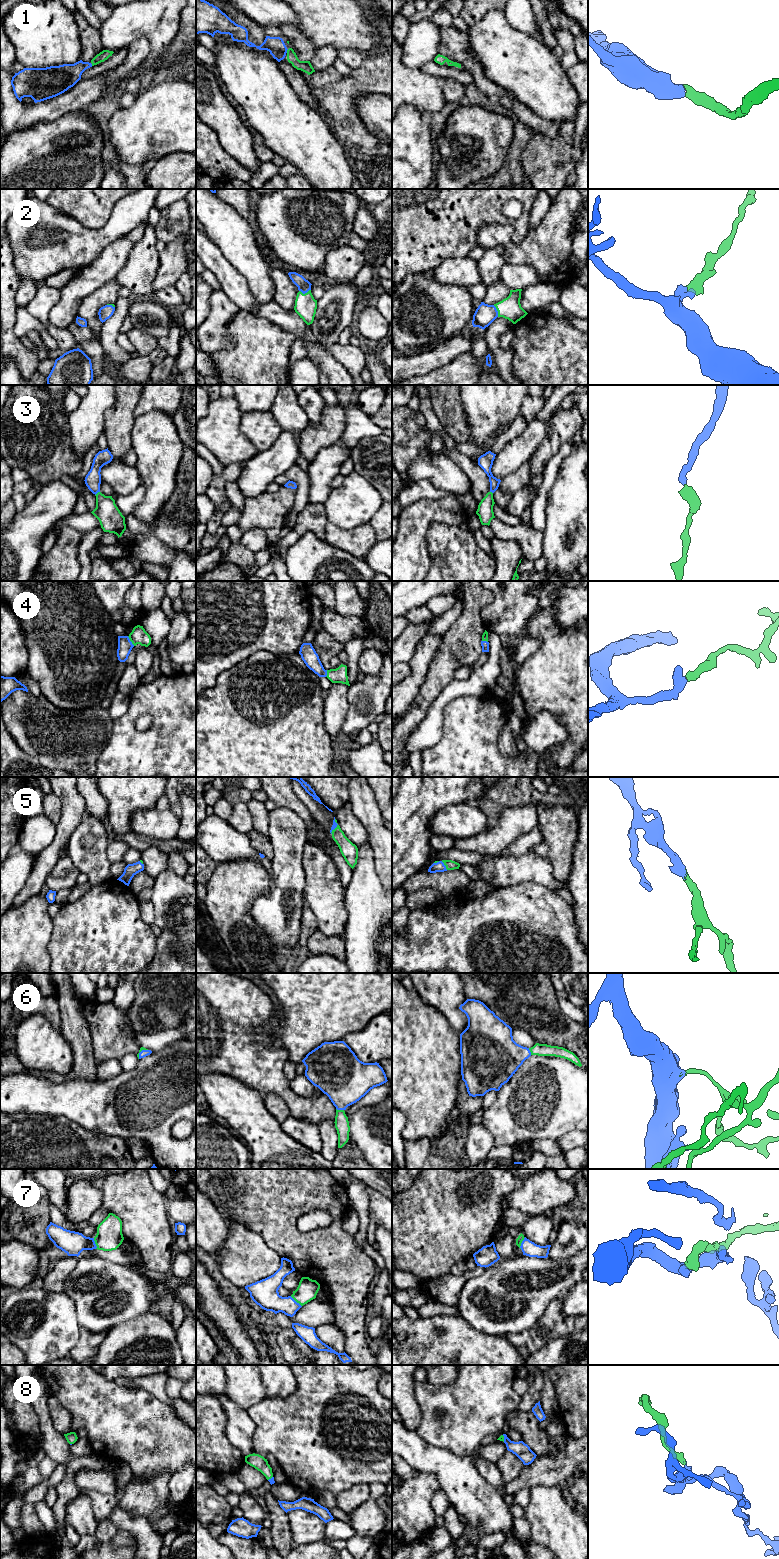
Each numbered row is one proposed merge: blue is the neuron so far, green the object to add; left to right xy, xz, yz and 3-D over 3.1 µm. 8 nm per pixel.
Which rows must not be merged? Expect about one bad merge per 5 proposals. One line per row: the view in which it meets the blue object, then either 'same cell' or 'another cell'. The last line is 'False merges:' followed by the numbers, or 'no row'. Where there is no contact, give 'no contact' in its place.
1: meets blue in xz; same cell
2: meets blue in xz; same cell
3: meets blue in xy; same cell
4: meets blue in xy; same cell
5: meets blue in yz; same cell
6: meets blue in xz; same cell
7: meets blue in yz; same cell
8: meets blue in yz; same cell
False merges: no row

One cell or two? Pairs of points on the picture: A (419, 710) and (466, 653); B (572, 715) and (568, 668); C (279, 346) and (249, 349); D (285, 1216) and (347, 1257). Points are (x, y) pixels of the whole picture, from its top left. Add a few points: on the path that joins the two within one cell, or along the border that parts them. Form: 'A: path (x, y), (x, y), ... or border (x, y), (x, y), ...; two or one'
A: path (426, 695), (436, 680), (451, 665); one
B: path (572, 703), (569, 700), (569, 680); one
C: path (272, 346), (256, 349); one
D: path (294, 1233), (315, 1254), (330, 1255); one

